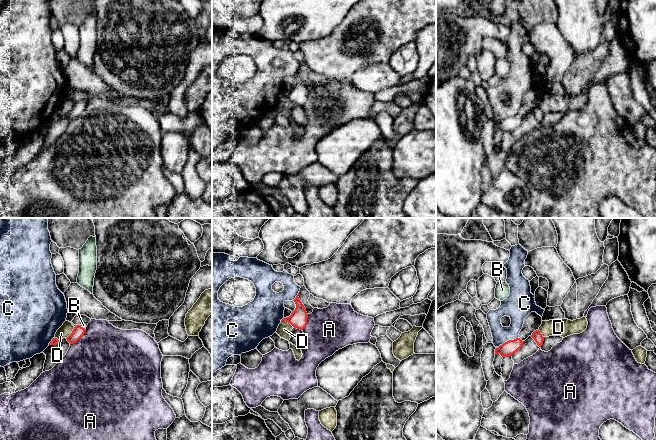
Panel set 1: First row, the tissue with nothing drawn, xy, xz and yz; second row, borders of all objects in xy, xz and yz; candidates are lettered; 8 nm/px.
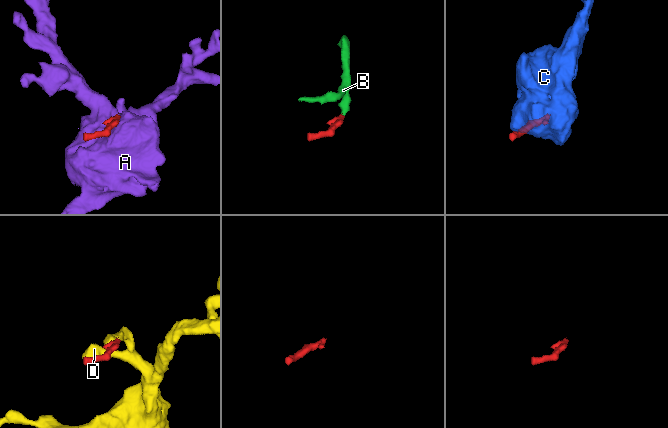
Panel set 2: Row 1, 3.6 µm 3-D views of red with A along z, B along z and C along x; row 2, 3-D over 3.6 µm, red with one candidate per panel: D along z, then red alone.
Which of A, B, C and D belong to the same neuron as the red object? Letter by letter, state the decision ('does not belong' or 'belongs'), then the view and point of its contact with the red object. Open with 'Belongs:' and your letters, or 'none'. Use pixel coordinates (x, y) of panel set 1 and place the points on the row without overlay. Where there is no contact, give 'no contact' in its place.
Belongs: B
A: does not belong | xy (79, 114)
B: belongs | xy (82, 103)
C: does not belong | yz (507, 117)
D: does not belong | xz (287, 97)

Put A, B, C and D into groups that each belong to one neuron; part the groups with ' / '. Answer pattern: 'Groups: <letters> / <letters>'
Groups: A / B / C / D

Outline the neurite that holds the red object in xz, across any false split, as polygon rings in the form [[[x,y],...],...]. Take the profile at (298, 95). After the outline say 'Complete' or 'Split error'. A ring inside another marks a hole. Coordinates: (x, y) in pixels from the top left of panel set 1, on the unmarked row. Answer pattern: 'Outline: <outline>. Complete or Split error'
Outline: [[[298,71],[293,77],[296,80],[295,86],[291,89],[289,93],[283,94],[281,98],[286,97],[290,99],[294,104],[303,106],[307,101],[308,90]]]. Complete

